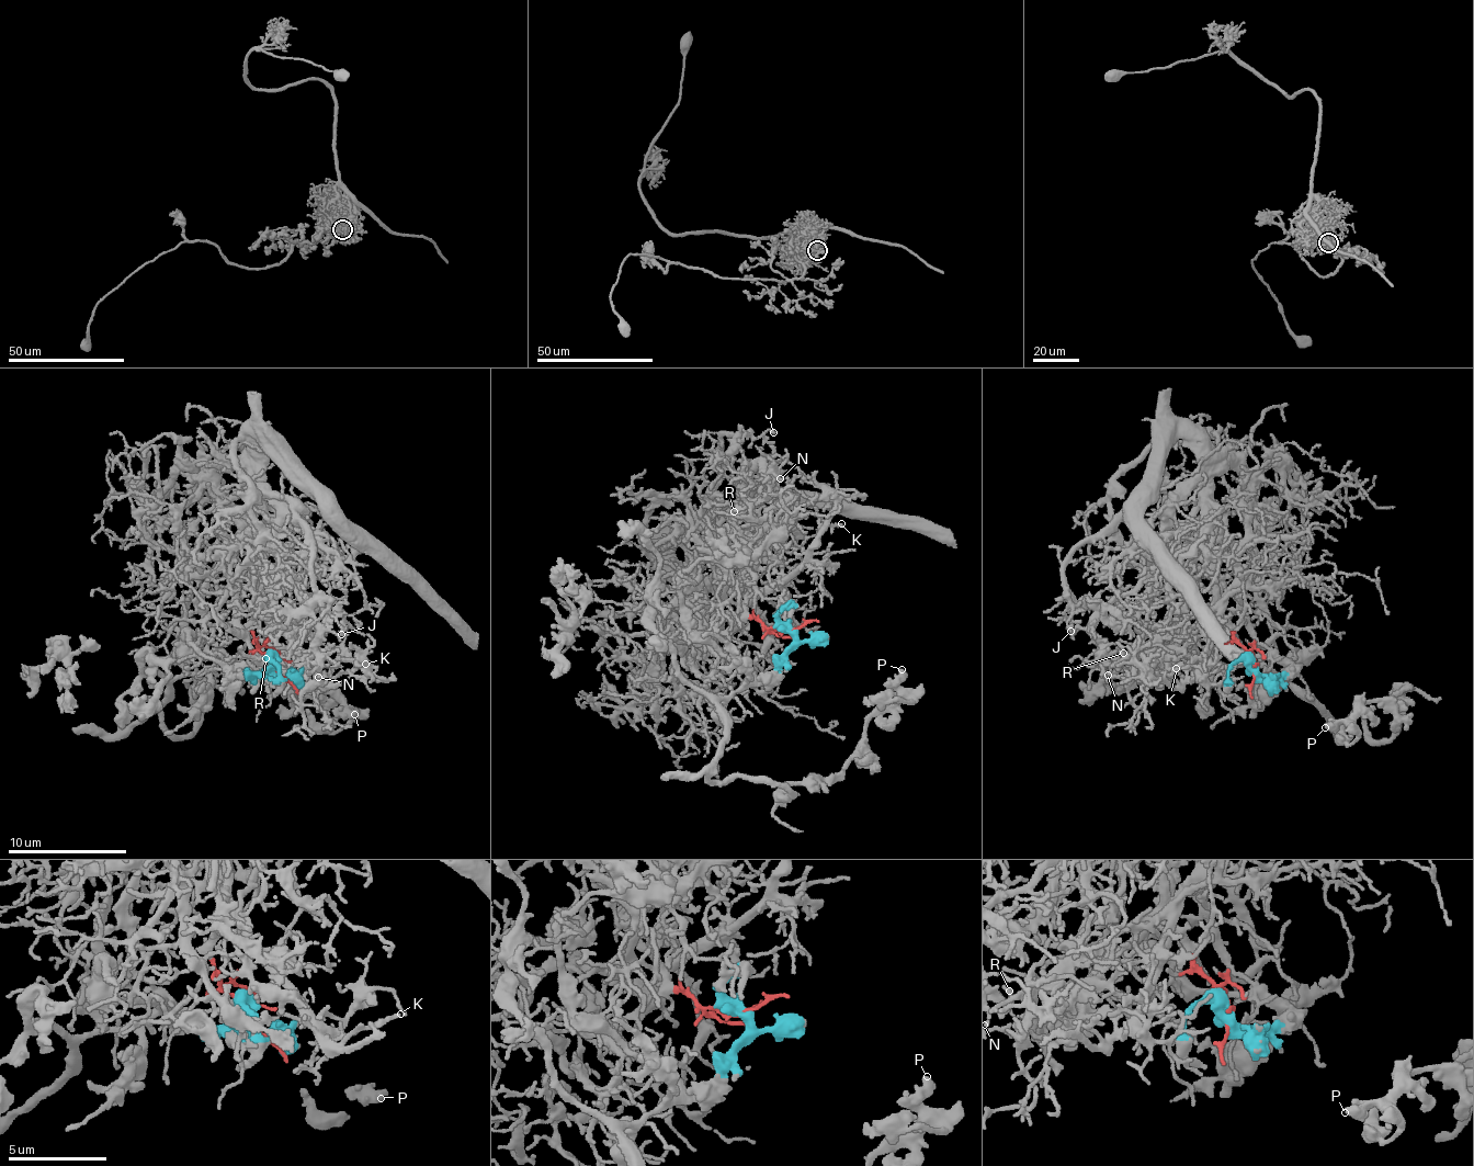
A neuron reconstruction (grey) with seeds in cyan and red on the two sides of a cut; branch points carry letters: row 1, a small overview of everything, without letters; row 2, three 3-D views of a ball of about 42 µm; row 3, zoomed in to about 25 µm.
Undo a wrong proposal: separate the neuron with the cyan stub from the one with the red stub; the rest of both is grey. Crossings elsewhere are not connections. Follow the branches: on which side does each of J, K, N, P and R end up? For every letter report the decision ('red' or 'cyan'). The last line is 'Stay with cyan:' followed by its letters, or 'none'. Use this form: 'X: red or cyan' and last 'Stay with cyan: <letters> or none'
J: red
K: red
N: red
P: cyan
R: red
Stay with cyan: P

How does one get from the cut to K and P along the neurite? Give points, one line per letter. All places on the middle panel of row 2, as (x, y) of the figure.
K: (787, 632), (768, 629), (746, 612), (745, 597), (752, 587), (762, 591), (789, 575), (823, 527), (842, 523)
P: (787, 632), (771, 671), (722, 697), (718, 782), (761, 777), (783, 795), (832, 778), (903, 668)

